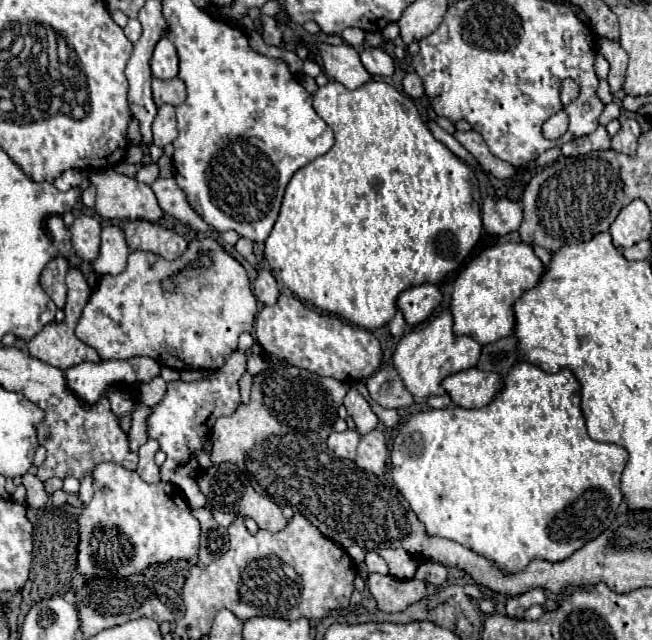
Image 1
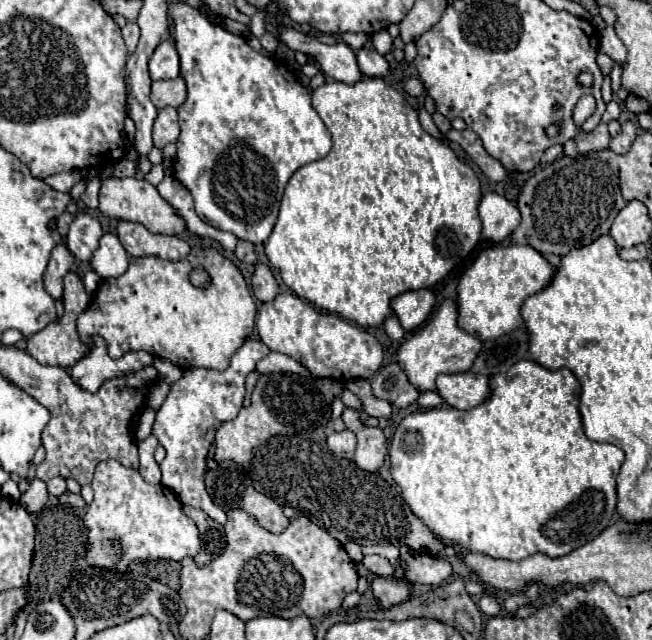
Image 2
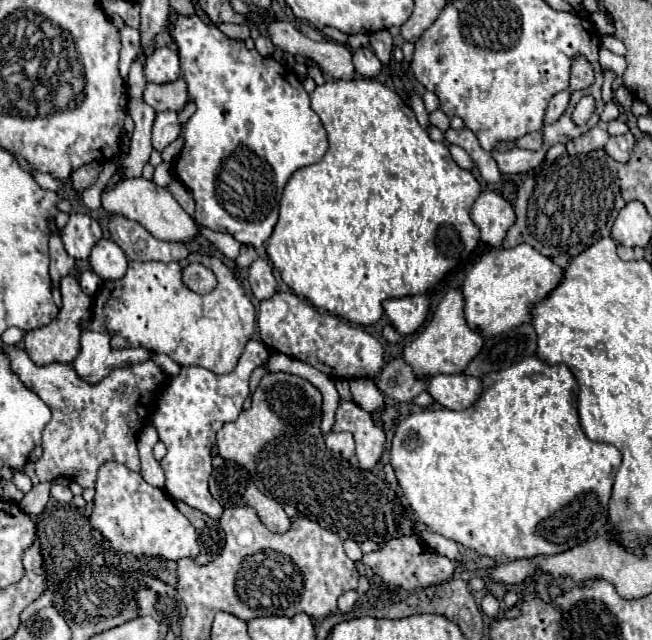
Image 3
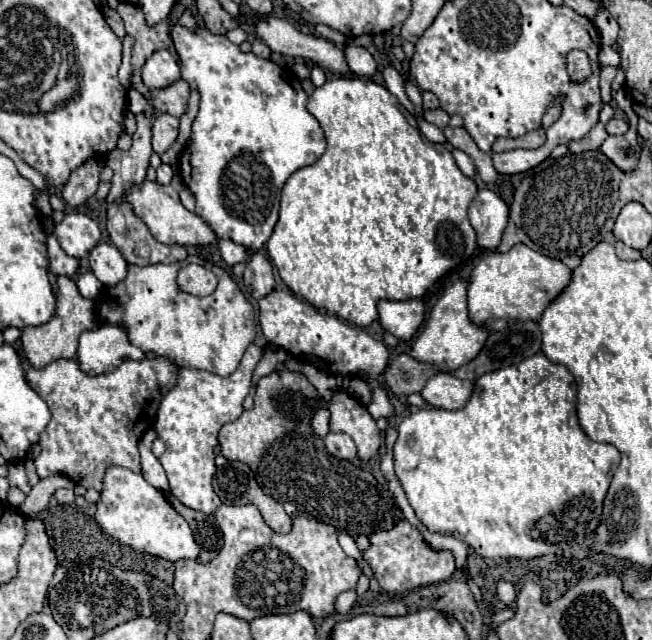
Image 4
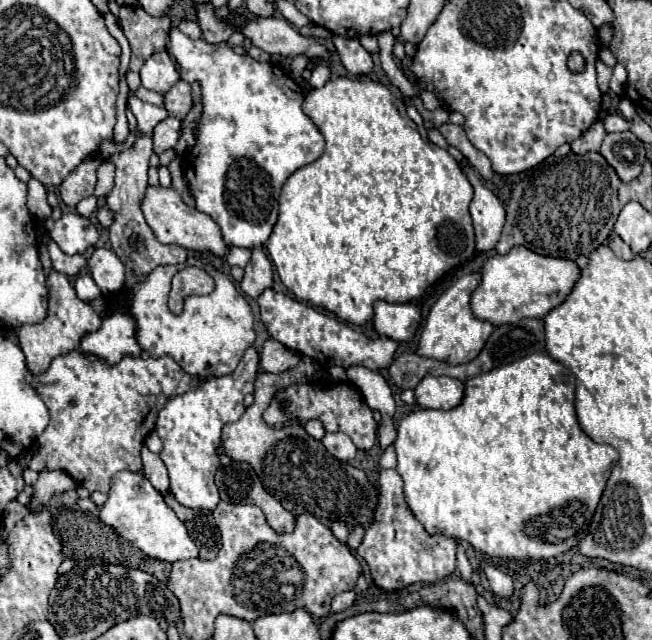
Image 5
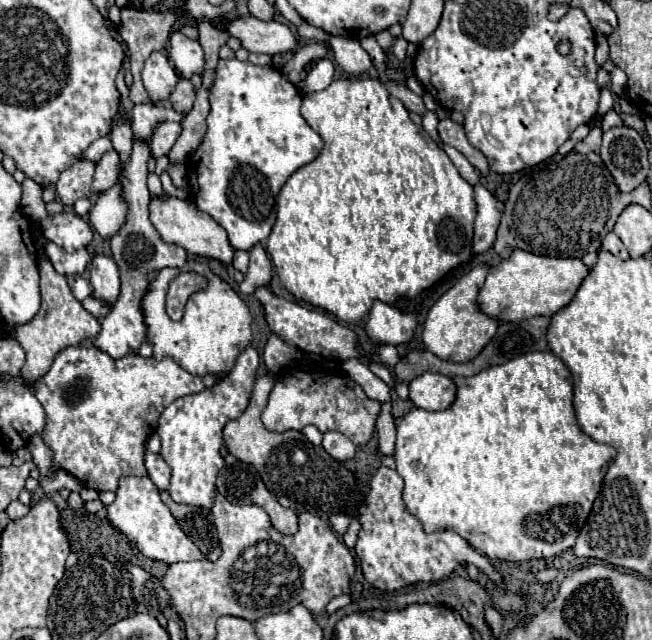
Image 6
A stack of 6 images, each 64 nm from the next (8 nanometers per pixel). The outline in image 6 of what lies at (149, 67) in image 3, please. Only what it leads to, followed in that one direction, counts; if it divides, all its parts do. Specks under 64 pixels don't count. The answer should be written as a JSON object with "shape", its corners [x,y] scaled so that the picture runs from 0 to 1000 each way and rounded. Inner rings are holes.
{"shape":[[[255,78],[233,81],[221,103],[221,138],[227,144],[230,159],[242,163],[245,156],[258,156],[270,128],[273,116],[258,91],[258,81]]]}

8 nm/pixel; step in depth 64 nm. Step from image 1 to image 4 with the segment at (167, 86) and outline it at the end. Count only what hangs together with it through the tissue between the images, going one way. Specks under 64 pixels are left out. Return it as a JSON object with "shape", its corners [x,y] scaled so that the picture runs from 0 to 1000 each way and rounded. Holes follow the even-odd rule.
{"shape":[[[212,114],[202,116],[199,128],[215,147],[221,147],[227,153],[230,166],[236,166],[239,175],[255,175],[255,178],[264,178],[270,184],[285,178],[288,153],[291,153],[288,128],[273,125],[270,131],[264,131],[258,138],[248,138],[248,141],[236,141],[236,144],[221,134]]]}

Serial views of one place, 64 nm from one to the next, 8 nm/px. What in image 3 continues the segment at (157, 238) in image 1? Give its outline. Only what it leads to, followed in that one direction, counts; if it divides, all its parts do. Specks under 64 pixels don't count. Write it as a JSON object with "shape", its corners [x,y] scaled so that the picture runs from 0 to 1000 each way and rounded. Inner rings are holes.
{"shape":[[[172,334],[166,356],[169,356],[172,375],[190,391],[190,397],[199,406],[267,409],[267,406],[282,406],[288,400],[288,391],[282,381],[239,375],[218,350],[196,344],[184,334]]]}

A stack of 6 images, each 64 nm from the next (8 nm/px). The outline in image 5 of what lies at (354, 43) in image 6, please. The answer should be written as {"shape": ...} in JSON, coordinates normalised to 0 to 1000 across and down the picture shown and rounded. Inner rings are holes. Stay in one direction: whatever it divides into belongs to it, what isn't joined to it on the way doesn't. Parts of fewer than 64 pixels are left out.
{"shape":[[[509,56],[509,66],[515,72],[515,81],[521,88],[521,97],[537,116],[564,116],[571,109],[571,88],[555,75],[555,69],[546,59],[528,59],[528,56]]]}

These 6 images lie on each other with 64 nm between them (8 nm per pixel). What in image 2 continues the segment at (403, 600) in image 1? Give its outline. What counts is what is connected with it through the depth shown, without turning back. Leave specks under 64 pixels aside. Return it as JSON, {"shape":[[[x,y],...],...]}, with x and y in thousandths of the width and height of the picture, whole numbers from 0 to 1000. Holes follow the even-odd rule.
{"shape":[[[574,903],[571,906],[571,925],[583,938],[589,950],[598,950],[604,944],[613,944],[626,934],[629,916],[613,906],[595,906],[595,903]]]}

